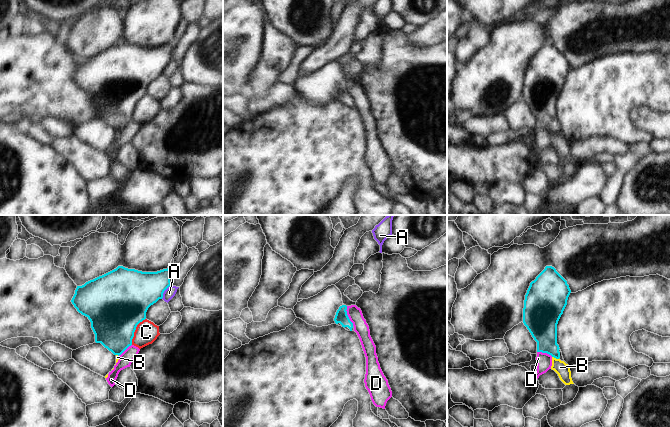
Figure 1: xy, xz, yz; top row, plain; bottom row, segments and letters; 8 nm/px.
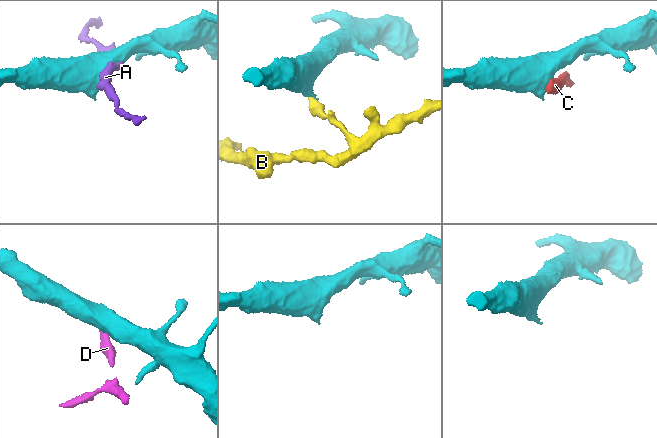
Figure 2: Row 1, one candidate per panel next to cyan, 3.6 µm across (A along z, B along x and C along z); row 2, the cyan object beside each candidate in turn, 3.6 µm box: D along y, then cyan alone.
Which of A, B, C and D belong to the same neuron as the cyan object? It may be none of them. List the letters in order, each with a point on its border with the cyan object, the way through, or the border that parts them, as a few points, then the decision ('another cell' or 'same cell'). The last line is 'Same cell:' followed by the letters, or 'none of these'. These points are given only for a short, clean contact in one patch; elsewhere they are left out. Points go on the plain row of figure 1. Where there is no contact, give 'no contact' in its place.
A: contact xy (164, 66); another cell
B: contact yz (555, 133); border yz (552, 132), (558, 135); another cell
C: contact xy (134, 107); border xy (145, 94), (137, 101), (131, 120); another cell
D: contact xz (347, 92); border xz (346, 82), (346, 90), (353, 101); another cell
Same cell: none of these

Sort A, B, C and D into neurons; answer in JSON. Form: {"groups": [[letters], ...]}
{"groups": [["A", "C"], ["B"], ["D"]]}

